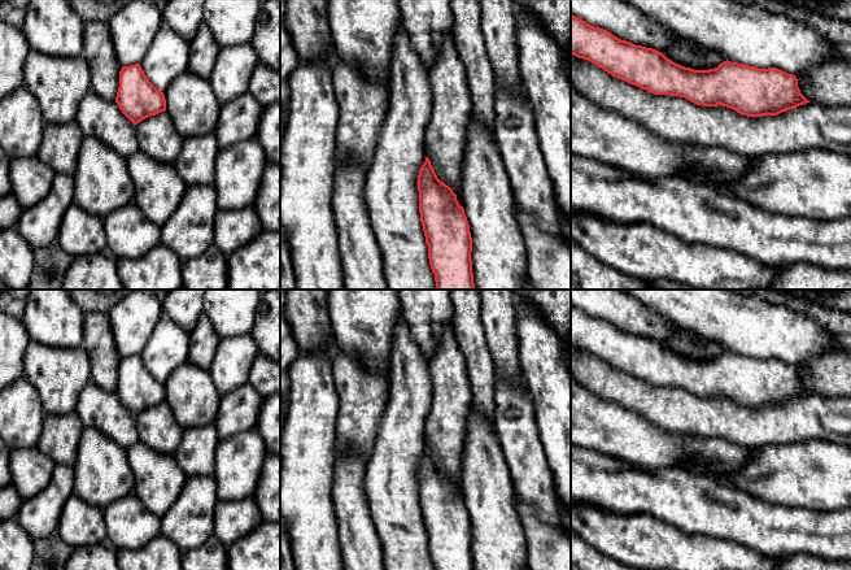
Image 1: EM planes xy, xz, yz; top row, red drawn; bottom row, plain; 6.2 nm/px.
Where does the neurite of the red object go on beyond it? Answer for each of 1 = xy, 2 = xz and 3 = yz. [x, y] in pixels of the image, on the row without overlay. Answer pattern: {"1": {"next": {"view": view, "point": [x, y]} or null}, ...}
{"1": {"next": null}, "2": {"next": null}, "3": {"next": null}}

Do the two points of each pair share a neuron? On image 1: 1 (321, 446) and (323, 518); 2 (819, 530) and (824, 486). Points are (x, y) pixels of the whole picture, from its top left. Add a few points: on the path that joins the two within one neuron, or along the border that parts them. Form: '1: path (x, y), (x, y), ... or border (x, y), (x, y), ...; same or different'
1: path (318, 464), (318, 500); same
2: border (791, 505), (819, 510), (837, 510); different

